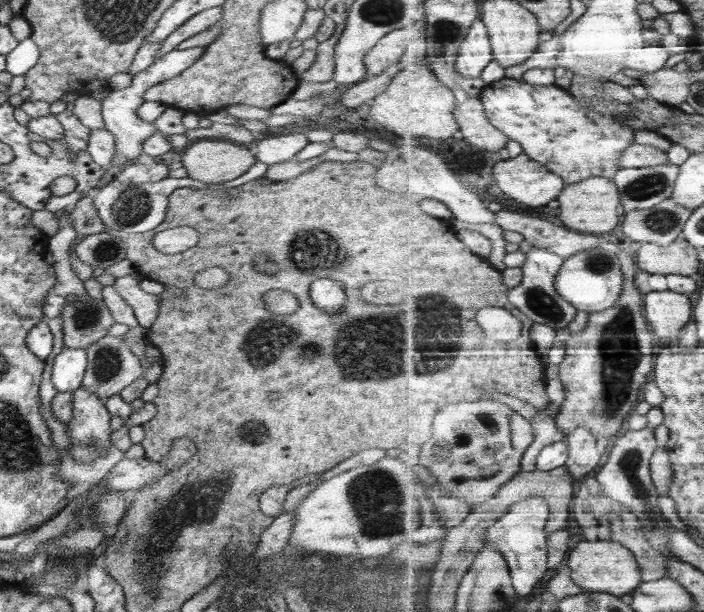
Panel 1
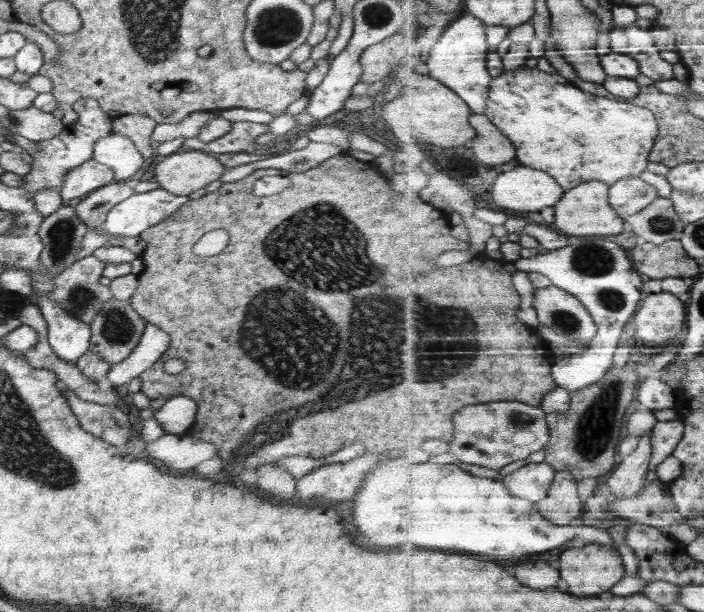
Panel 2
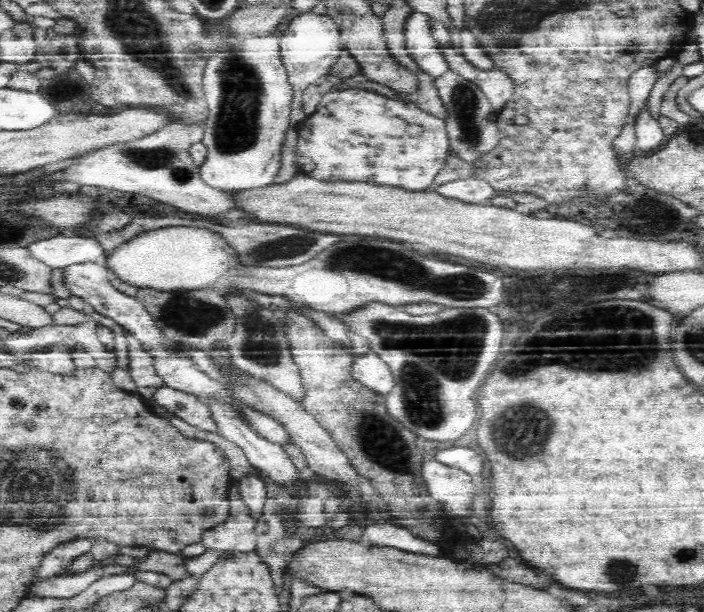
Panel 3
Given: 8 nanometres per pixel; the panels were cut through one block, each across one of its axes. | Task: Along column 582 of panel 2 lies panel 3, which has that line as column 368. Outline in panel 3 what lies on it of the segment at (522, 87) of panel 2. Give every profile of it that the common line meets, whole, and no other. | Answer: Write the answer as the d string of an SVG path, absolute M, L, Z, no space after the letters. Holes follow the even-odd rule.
M354 87L326 92L312 114L291 126L299 136L302 174L317 181L364 182L415 193L428 188L451 151L447 122L398 98Z

